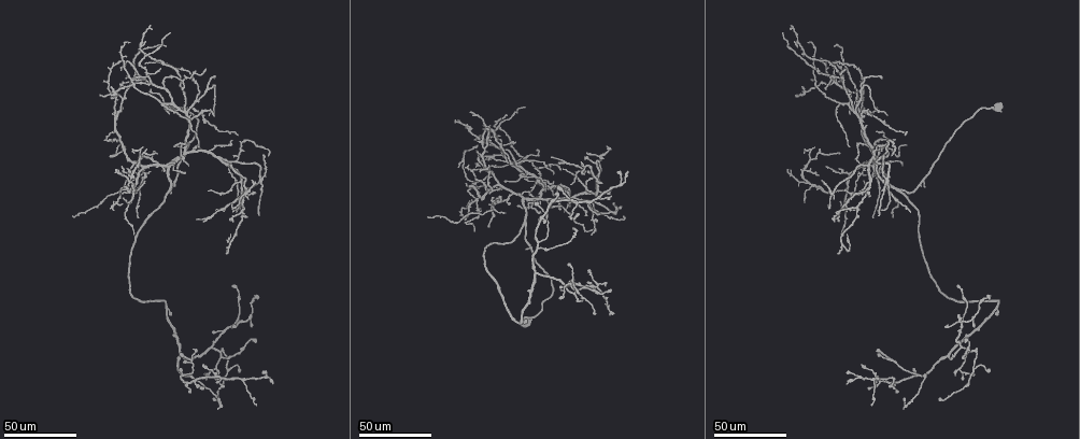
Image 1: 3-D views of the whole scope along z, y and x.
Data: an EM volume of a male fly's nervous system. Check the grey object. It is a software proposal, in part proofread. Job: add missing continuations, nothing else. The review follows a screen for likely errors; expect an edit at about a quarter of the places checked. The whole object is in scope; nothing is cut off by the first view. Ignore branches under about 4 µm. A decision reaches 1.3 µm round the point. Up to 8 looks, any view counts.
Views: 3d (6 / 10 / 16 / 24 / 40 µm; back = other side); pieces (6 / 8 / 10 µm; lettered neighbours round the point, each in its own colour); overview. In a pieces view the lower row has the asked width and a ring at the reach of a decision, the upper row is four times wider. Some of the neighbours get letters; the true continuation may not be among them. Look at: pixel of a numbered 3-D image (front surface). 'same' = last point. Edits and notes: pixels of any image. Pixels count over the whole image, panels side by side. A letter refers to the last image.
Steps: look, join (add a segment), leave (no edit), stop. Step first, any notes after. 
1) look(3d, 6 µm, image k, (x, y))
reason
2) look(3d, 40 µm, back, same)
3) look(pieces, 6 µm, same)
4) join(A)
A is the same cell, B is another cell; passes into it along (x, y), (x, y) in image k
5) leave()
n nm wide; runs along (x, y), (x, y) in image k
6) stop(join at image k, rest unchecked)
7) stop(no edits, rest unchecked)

look(3d, 24 µm, image 1, (509, 203))
free end

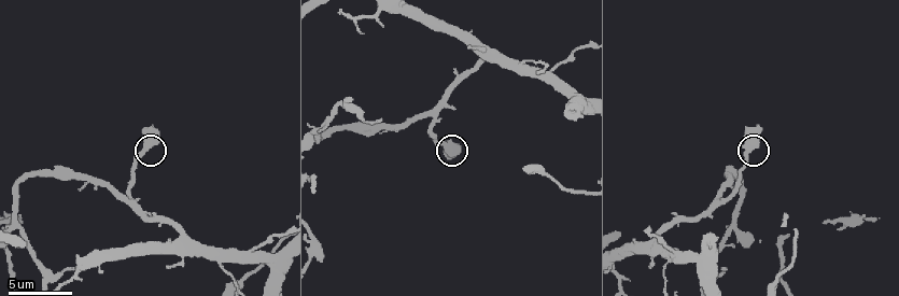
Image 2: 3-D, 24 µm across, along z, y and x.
look(3d, 10 µm, image 2, (758, 127))

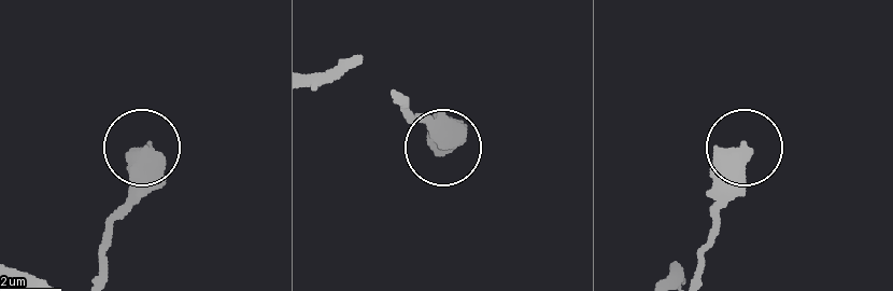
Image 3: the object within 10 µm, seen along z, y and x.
look(pieces, 10 µm, image 3, (743, 148))
see the neighbours

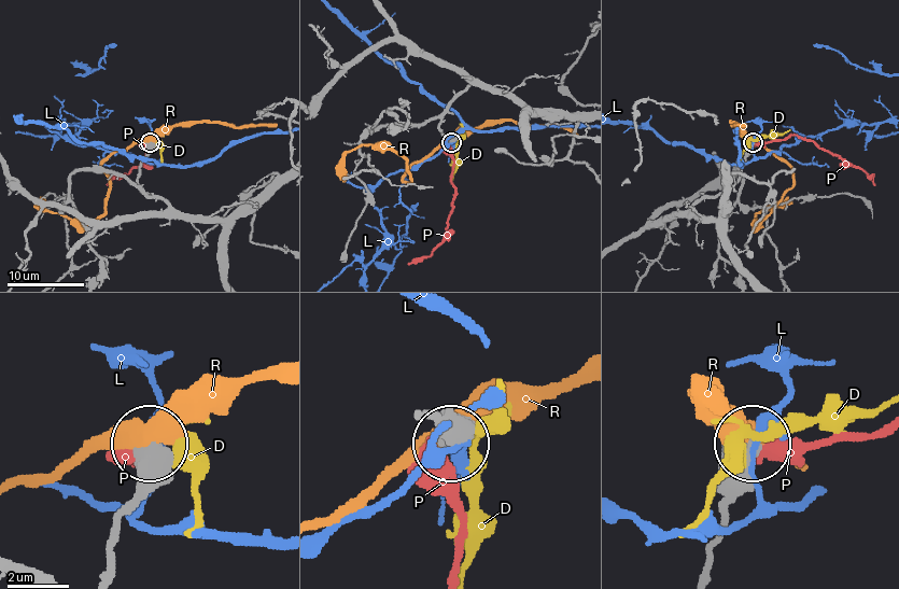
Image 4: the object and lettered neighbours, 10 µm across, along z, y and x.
leave()
570 nm wide; D, L, P and R are other cells; none of them fits

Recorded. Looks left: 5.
look(3d, 24 µm, image 1, (904, 136))
thin end

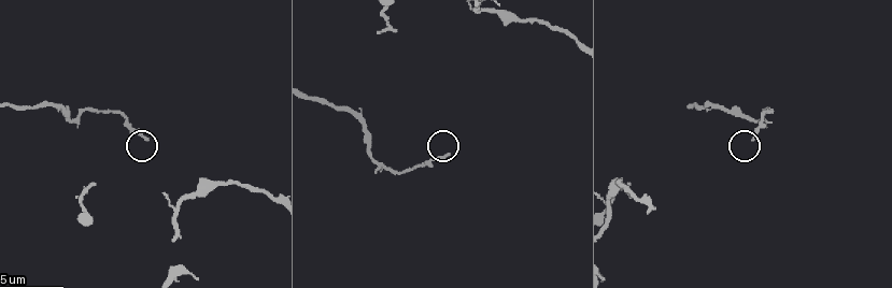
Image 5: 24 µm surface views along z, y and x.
look(3d, 10 µm, image 5, (147, 139))

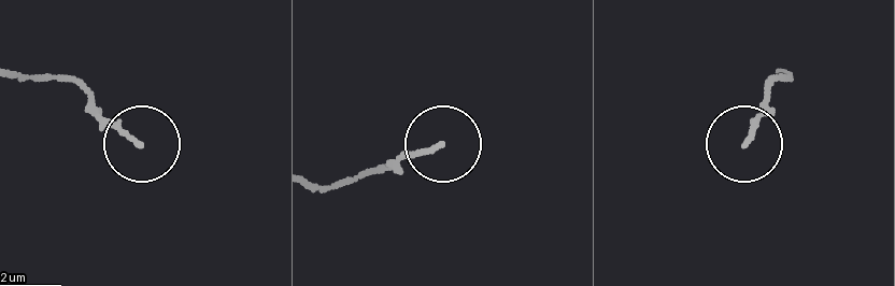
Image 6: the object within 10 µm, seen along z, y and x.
look(pieces, 6 µm, image 6, (747, 143))

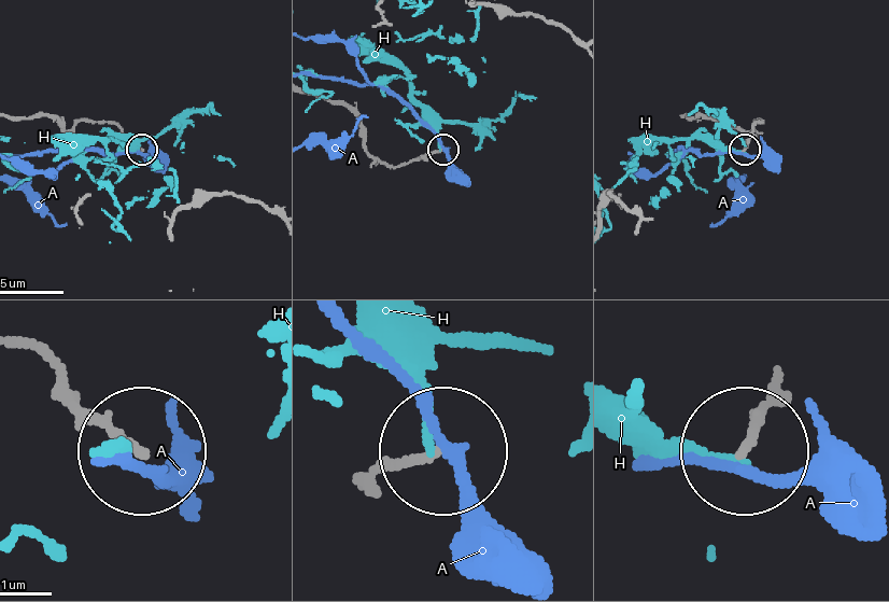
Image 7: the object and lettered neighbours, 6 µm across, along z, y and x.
leave()
A and H are other cells; runs along (16, 341), (141, 448) in image 7; none of them fits

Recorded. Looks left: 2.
look(3d, 24 µm, image 1, (821, 182))
tapers out

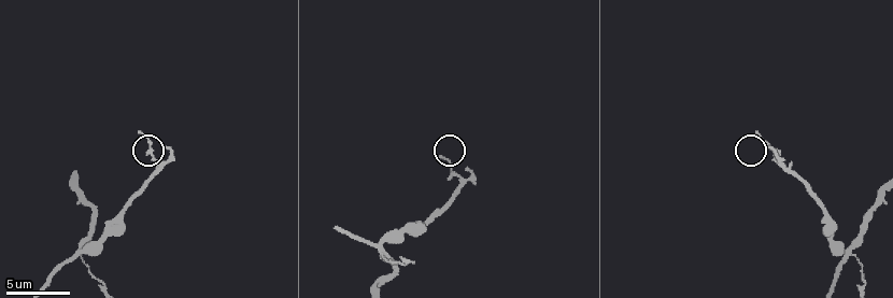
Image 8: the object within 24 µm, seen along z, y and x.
look(pieces, 10 µm, image 8, (167, 145))

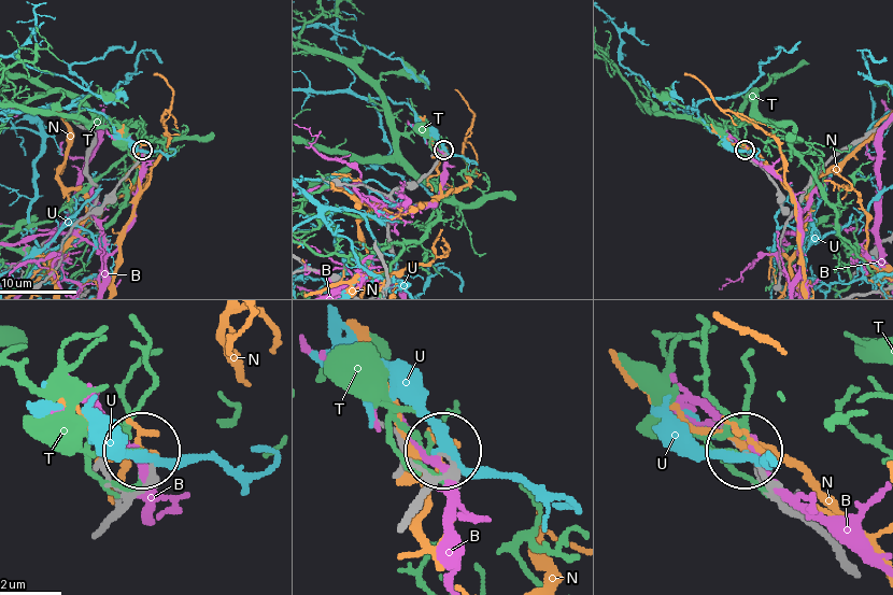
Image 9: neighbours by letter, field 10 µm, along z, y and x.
leave()
B, N, T and U are other cells; runs along (846, 564), (749, 458) in image 9; no lettered segment goes on from it

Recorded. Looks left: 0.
stop(no edits, rest unchecked)

